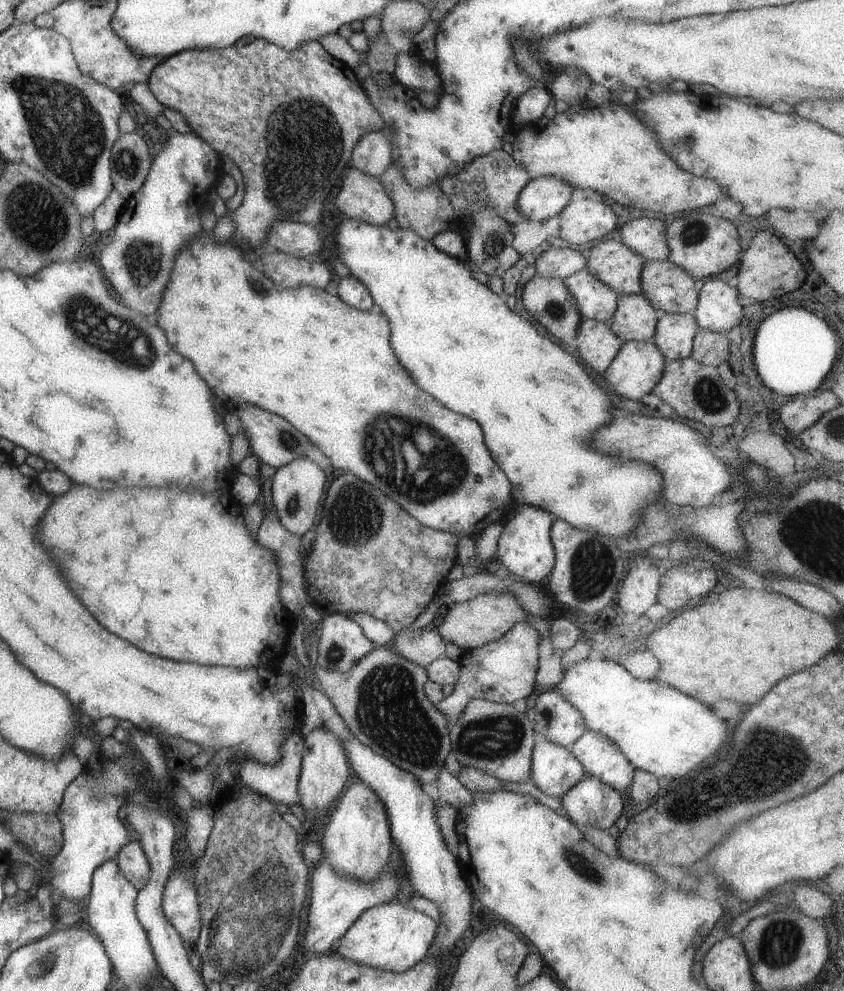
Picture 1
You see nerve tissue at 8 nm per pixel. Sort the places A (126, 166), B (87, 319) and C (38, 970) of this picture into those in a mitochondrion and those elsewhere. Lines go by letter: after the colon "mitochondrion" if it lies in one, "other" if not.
A: mitochondrion
B: mitochondrion
C: mitochondrion

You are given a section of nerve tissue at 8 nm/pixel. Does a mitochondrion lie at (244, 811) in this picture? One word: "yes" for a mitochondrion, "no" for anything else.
no

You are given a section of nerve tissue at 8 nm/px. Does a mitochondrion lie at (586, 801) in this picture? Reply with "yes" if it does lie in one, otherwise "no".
no

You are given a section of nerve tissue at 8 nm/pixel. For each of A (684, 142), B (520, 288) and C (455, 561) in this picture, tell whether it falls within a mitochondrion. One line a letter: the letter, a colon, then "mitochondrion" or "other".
A: mitochondrion
B: other
C: other

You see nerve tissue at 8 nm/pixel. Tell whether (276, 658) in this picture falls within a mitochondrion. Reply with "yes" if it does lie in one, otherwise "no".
no

